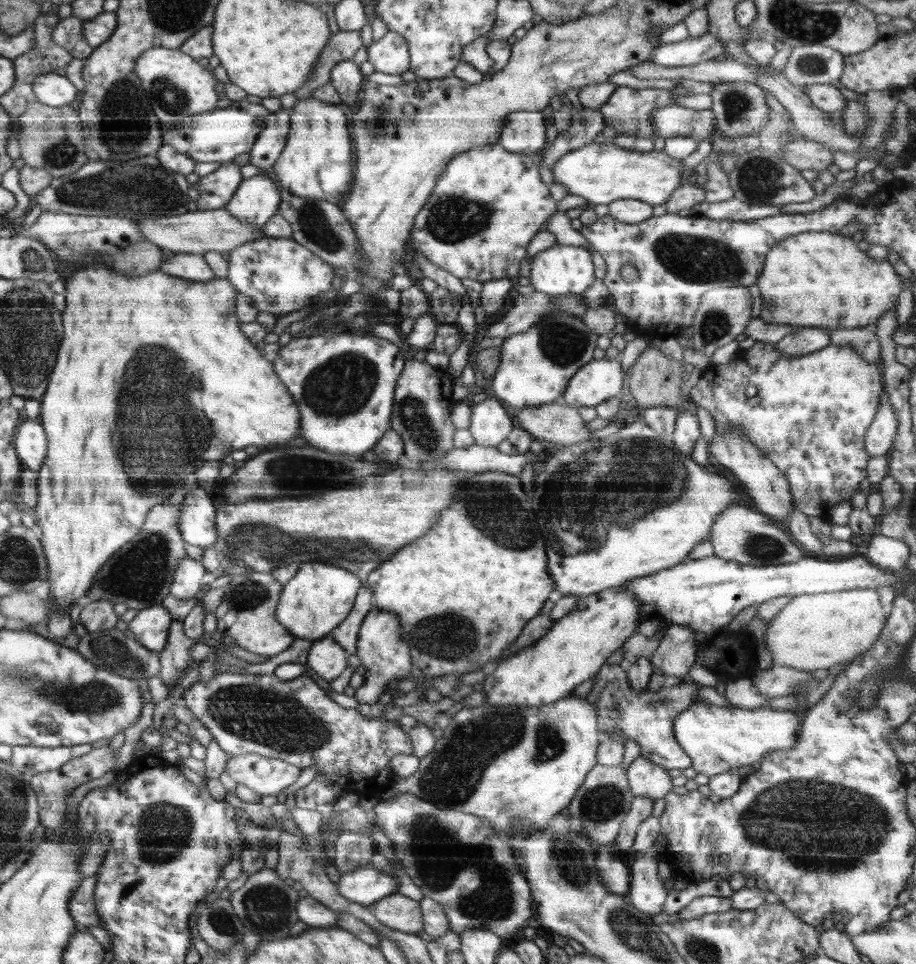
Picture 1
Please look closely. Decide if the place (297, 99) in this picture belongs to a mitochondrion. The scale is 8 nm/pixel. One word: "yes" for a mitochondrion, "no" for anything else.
no

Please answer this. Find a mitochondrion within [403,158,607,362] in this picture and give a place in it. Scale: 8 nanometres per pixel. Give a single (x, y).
(454, 218)

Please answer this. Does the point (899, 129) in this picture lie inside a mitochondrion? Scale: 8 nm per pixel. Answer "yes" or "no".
no

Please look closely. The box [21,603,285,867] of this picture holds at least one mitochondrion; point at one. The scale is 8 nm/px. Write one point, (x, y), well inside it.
(94, 696)

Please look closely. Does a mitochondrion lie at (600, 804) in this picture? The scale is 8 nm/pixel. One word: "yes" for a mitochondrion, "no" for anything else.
yes

